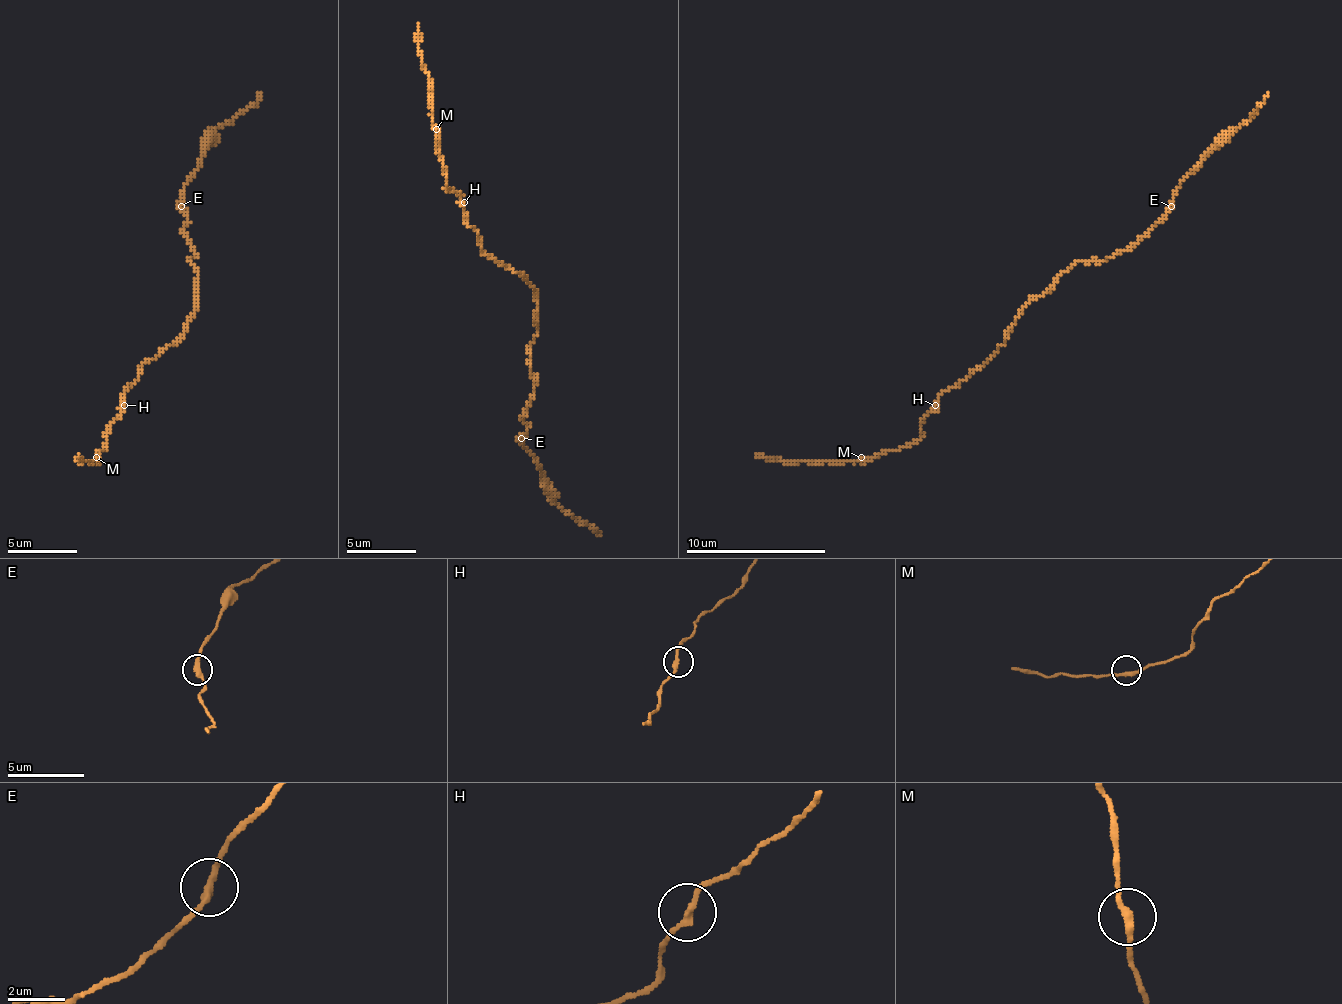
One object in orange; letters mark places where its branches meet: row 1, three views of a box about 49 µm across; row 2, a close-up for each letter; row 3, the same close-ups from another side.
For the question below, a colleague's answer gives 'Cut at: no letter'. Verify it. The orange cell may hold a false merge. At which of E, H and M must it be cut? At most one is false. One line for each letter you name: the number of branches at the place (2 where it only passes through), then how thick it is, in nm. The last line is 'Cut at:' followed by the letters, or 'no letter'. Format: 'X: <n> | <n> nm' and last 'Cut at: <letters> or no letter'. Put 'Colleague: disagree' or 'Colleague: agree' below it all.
Cut at: no letter
Colleague: agree

